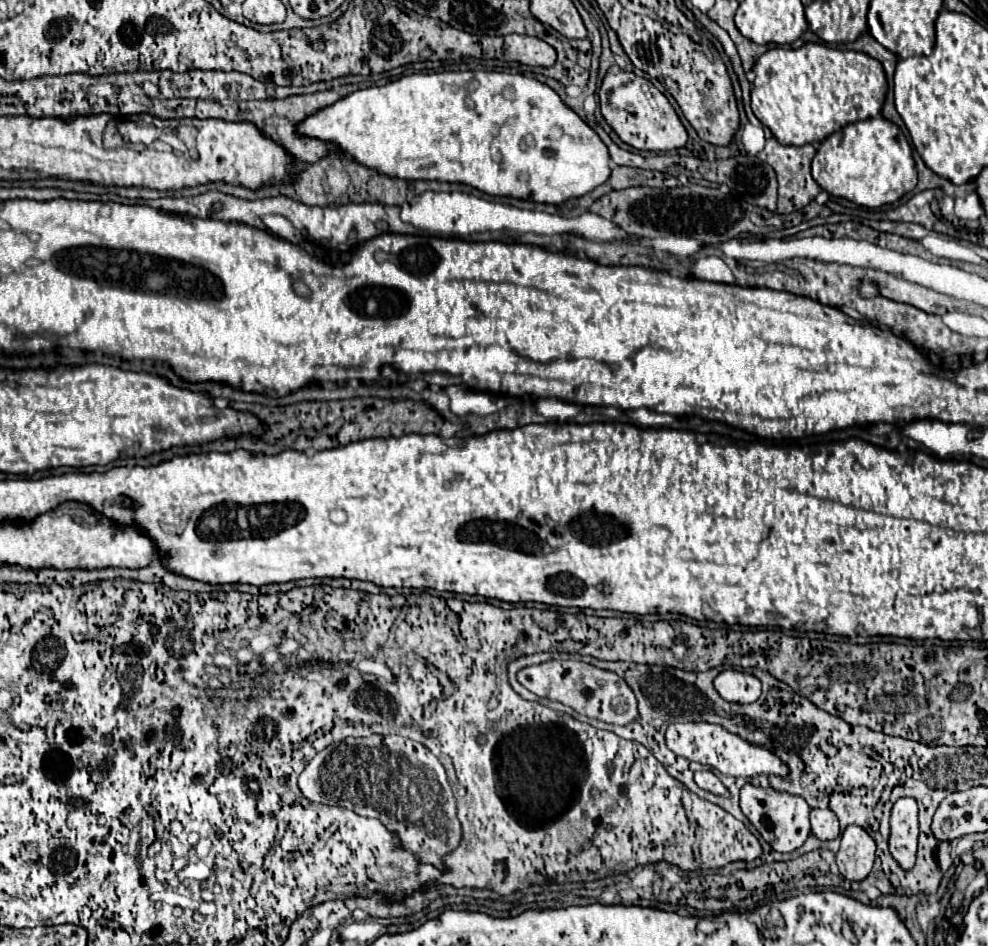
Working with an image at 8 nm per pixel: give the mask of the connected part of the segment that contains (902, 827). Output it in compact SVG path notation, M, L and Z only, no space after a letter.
M903 797L893 805L889 839L889 851L903 869L911 869L915 865L917 835L919 835L917 803L911 797Z

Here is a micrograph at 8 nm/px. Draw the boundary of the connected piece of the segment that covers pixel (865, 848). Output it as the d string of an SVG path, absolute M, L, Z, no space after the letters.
M847 825L841 835L841 847L837 853L837 865L845 879L861 881L871 873L875 861L873 837L857 825Z

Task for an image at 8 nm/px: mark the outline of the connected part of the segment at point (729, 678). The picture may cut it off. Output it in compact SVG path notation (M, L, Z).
M727 669L715 677L715 689L727 701L753 703L761 695L761 681L751 673Z

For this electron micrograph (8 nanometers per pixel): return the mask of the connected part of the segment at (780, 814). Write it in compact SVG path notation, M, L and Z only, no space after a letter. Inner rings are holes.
M747 783L739 791L739 805L741 805L743 815L751 821L751 825L761 833L761 837L775 851L781 851L781 853L795 851L809 837L809 813L811 813L811 807L799 795L789 795L785 791L775 791L771 787L761 787L761 785Z

